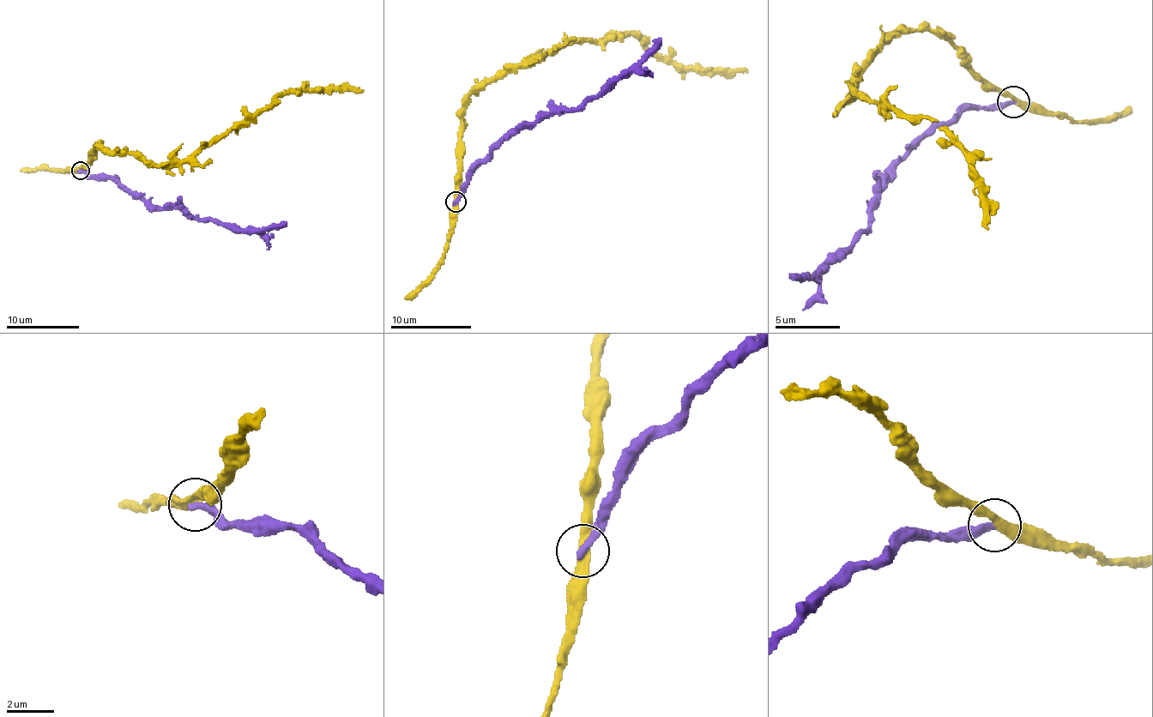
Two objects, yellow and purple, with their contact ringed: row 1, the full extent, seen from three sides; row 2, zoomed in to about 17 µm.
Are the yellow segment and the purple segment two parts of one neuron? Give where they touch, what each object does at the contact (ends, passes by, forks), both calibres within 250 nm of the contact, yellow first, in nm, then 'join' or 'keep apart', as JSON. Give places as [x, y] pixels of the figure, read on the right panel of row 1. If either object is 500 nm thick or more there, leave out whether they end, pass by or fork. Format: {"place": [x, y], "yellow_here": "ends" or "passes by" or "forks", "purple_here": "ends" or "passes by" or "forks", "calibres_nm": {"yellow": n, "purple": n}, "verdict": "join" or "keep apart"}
{"place": [1013, 102], "yellow_here": "passes by", "purple_here": "ends", "calibres_nm": {"yellow": 320, "purple": 300}, "verdict": "keep apart"}

